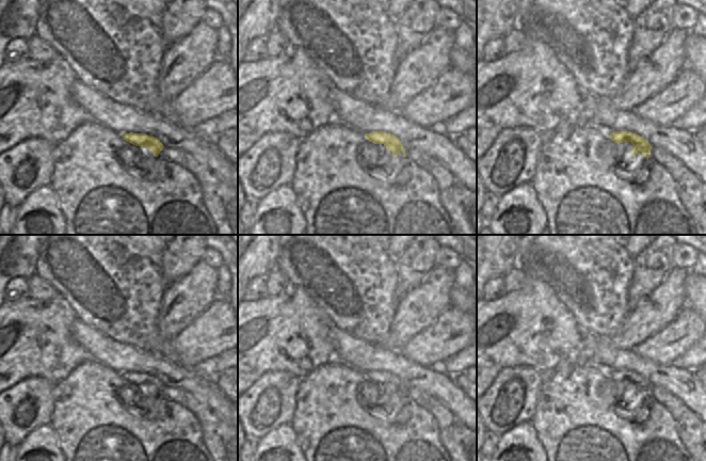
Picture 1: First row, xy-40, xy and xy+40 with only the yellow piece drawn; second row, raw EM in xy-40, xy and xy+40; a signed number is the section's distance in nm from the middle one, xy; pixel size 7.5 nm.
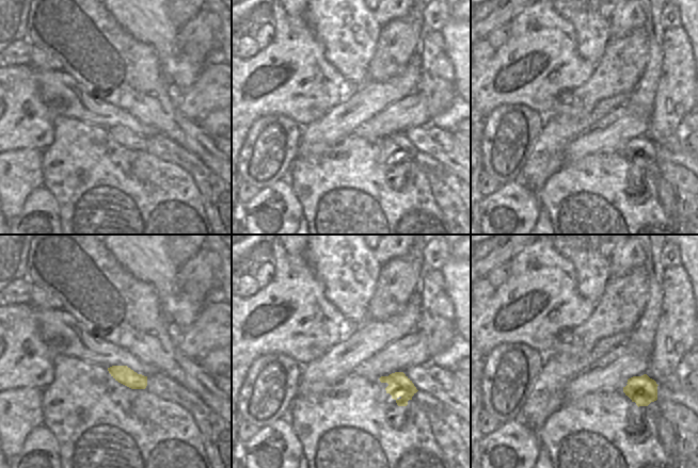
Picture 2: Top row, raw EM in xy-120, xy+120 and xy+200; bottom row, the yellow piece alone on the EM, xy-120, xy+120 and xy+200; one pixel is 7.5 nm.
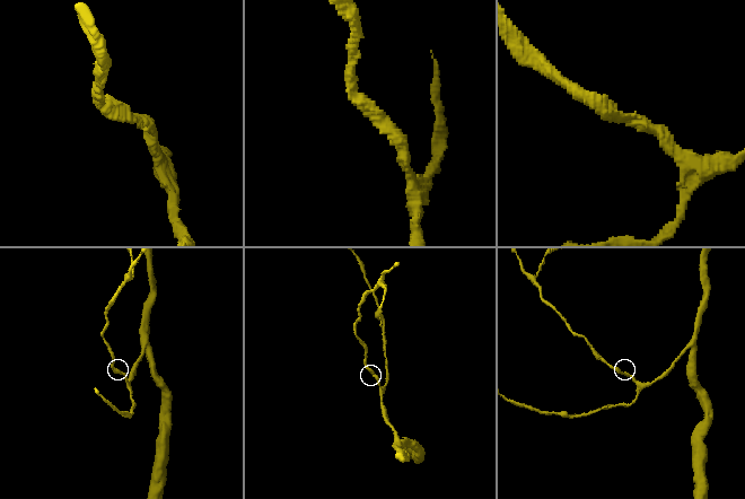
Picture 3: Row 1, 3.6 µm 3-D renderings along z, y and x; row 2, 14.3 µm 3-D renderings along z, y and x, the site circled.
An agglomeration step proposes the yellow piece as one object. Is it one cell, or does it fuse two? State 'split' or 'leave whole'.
leave whole

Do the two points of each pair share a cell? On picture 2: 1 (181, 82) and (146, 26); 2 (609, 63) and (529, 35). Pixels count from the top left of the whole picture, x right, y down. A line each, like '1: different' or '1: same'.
1: same
2: different

